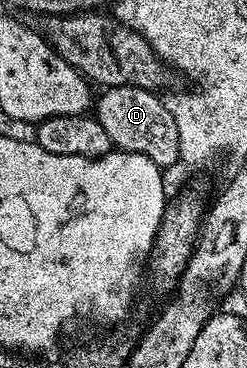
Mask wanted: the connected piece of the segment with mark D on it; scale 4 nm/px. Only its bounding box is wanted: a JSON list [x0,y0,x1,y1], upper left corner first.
[95,85,181,167]

